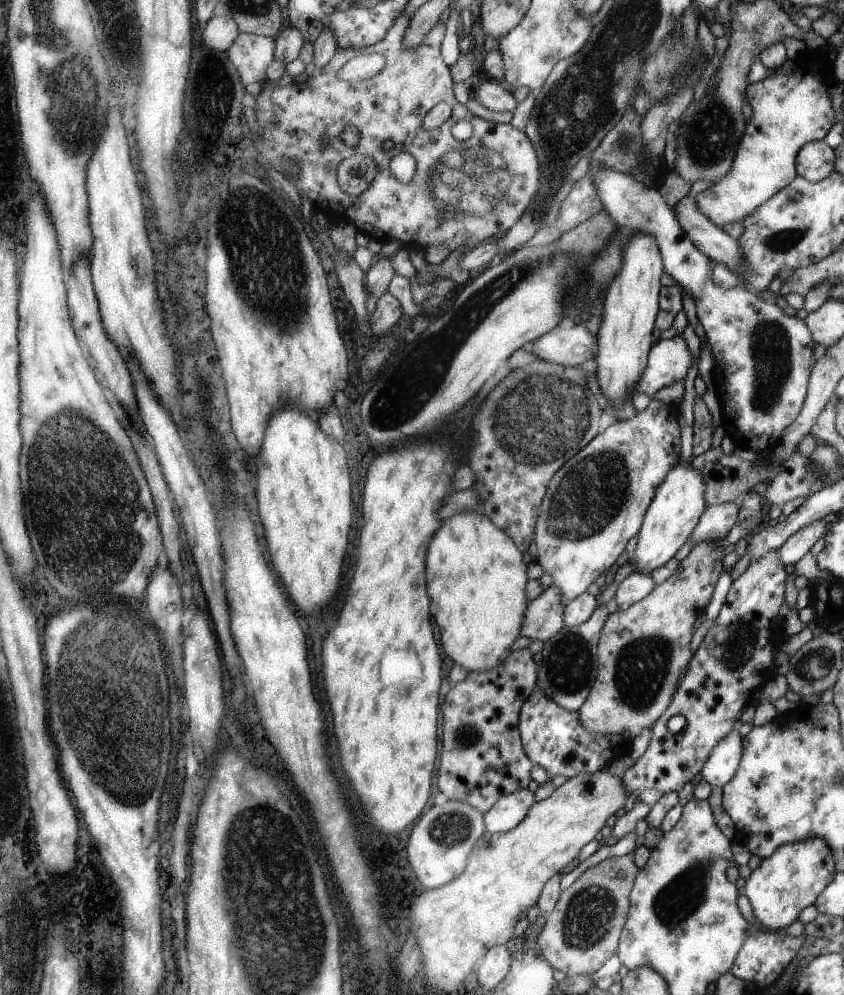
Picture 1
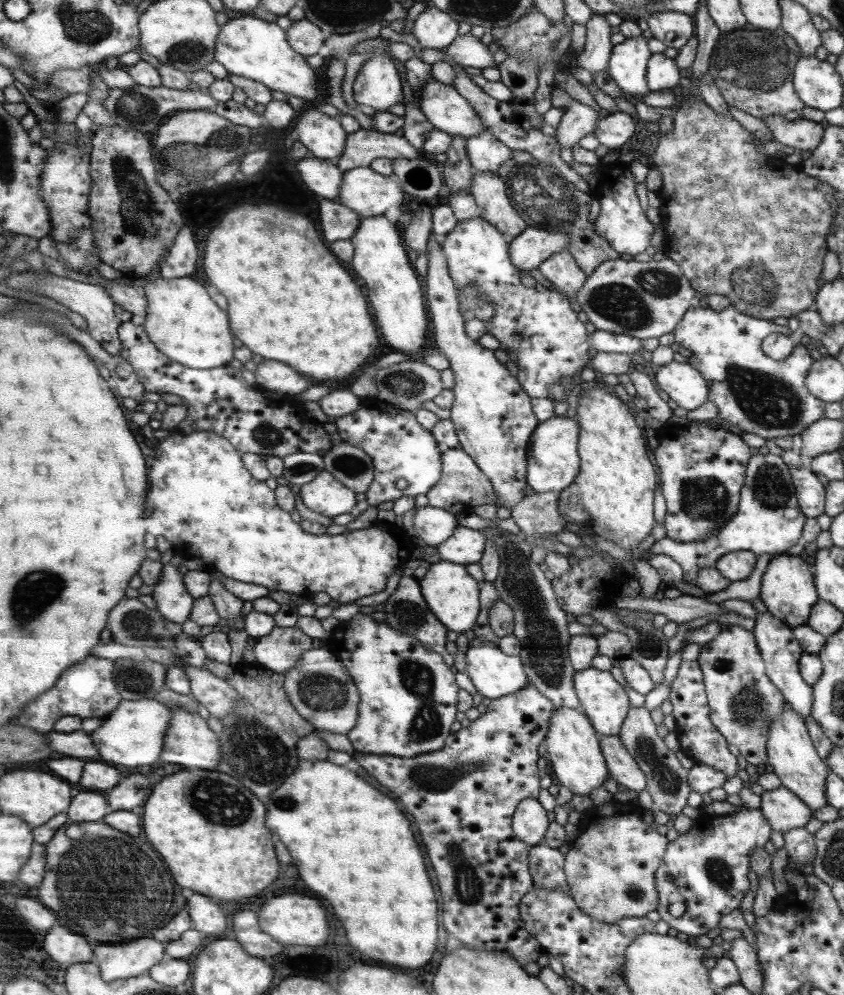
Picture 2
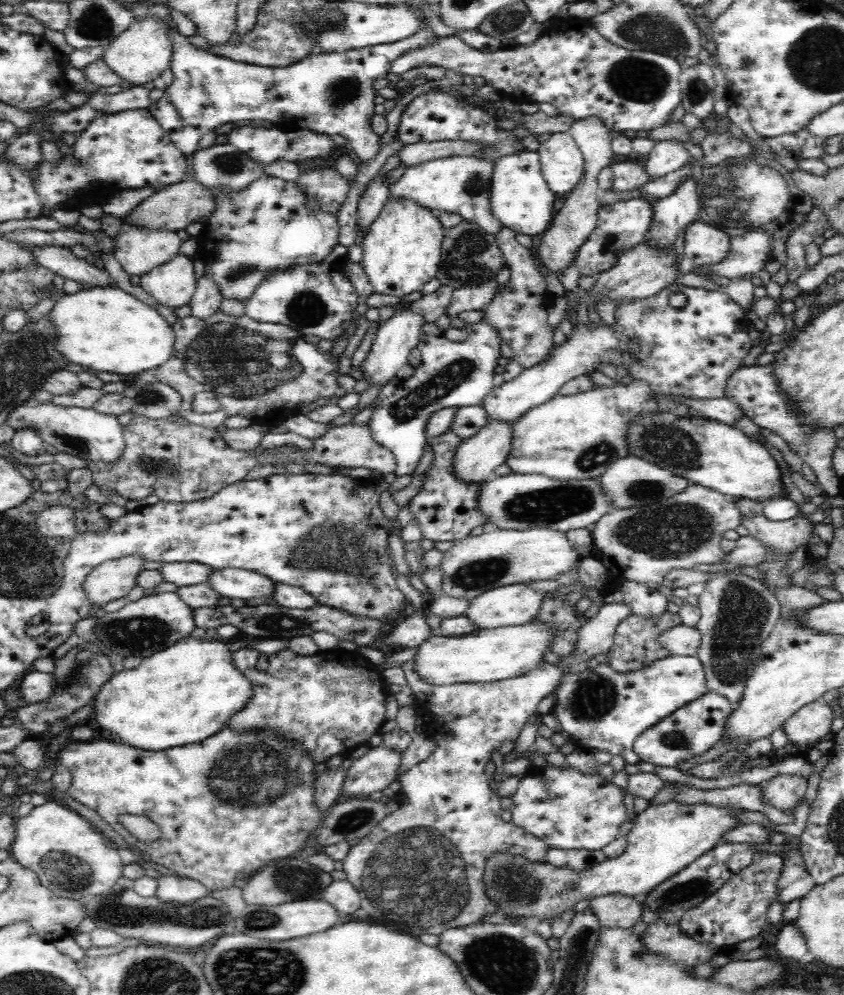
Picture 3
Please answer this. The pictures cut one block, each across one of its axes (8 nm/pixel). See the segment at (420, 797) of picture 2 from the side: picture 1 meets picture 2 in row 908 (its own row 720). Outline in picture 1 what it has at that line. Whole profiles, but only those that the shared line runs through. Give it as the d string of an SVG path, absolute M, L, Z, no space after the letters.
M527 647L515 649L503 658L495 668L484 673L469 673L461 681L451 686L441 706L442 727L440 761L437 769L436 791L446 798L468 802L481 812L492 808L506 794L525 788L529 784L531 762L525 754L520 738L520 709L523 698L536 688L537 666L535 657Z

